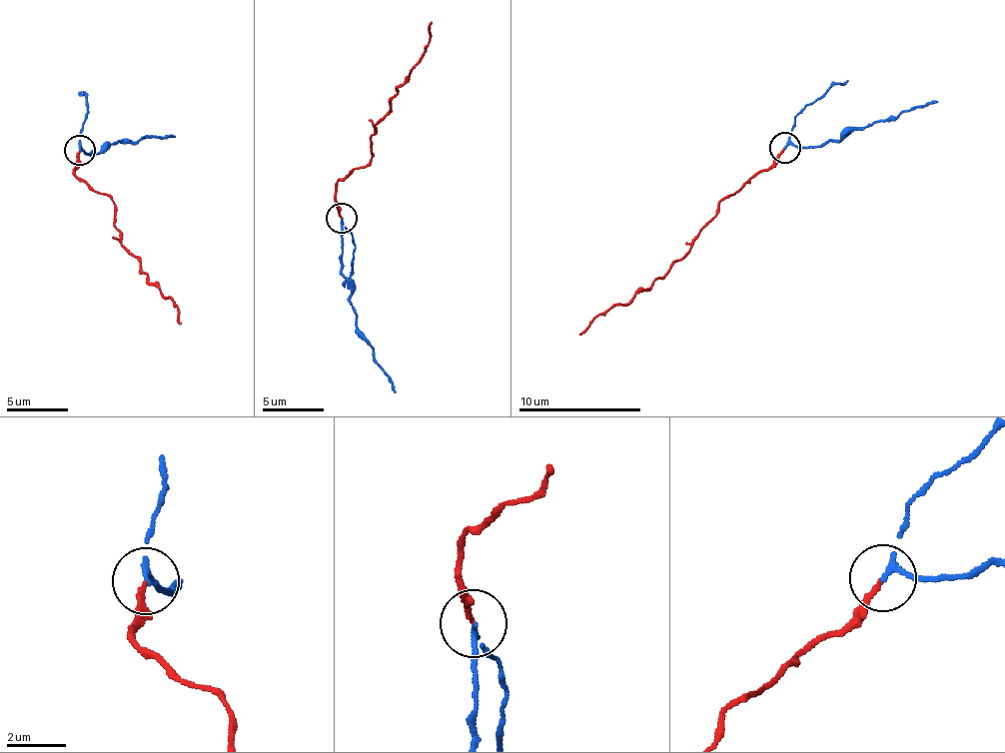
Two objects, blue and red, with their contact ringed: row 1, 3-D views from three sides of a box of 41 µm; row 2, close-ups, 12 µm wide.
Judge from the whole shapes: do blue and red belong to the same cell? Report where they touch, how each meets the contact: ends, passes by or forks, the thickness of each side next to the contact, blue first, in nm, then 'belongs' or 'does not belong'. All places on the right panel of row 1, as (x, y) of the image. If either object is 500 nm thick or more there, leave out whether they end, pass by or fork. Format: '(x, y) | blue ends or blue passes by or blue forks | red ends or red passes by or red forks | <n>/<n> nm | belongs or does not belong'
(784, 147) | blue passes by | red ends | 160/170 nm | belongs

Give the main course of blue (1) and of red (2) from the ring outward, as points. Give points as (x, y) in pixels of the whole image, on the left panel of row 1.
1: (79, 149), (96, 154), (108, 144), (140, 137), (174, 136)
2: (79, 149), (72, 171), (95, 192), (107, 194), (115, 207), (113, 221), (139, 268), (178, 307), (181, 323)

